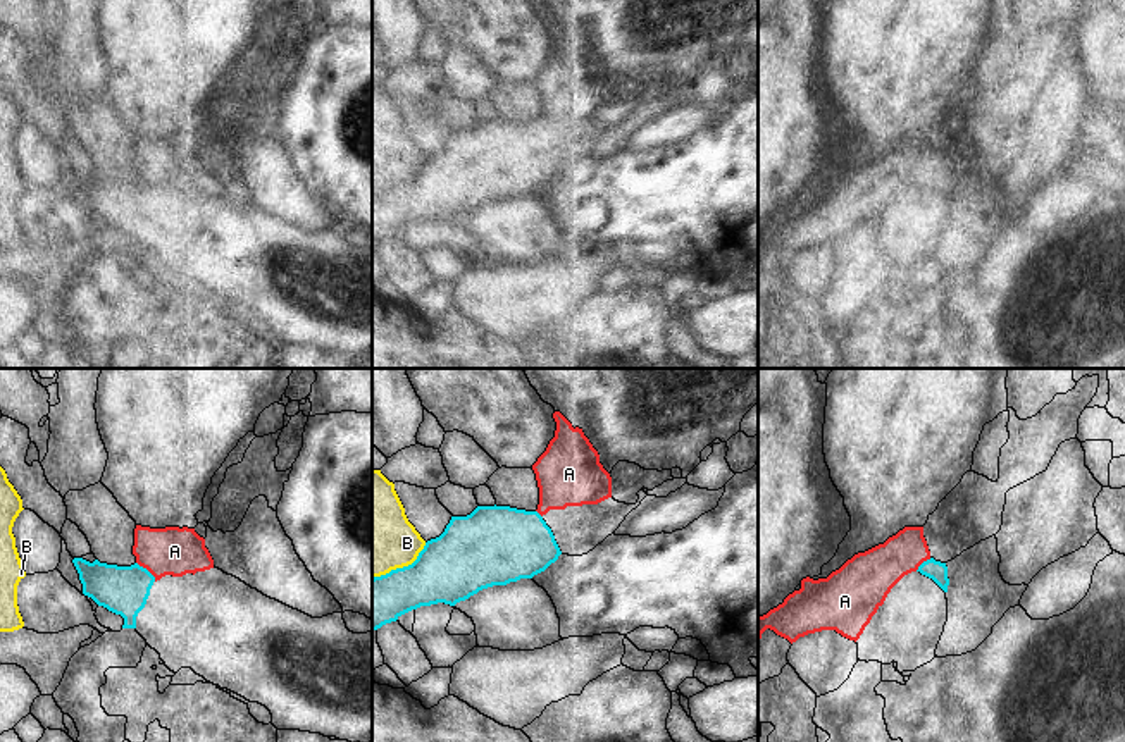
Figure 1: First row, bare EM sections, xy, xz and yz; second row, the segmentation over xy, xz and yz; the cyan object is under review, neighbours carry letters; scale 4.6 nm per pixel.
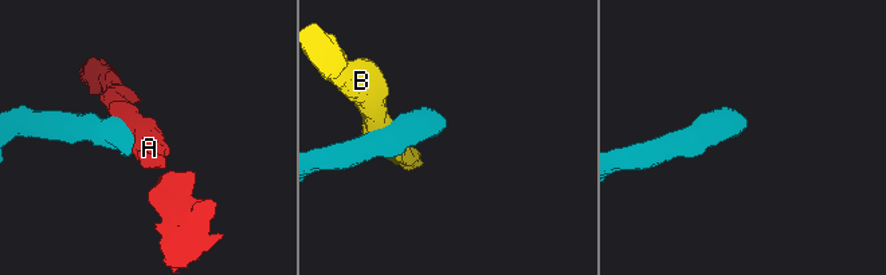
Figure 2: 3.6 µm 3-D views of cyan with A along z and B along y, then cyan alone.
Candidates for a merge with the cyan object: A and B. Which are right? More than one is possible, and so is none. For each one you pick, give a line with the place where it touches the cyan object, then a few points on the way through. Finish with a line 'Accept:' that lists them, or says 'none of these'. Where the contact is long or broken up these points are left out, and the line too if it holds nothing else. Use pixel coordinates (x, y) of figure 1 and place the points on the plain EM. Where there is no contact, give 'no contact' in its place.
Accept: none of these

